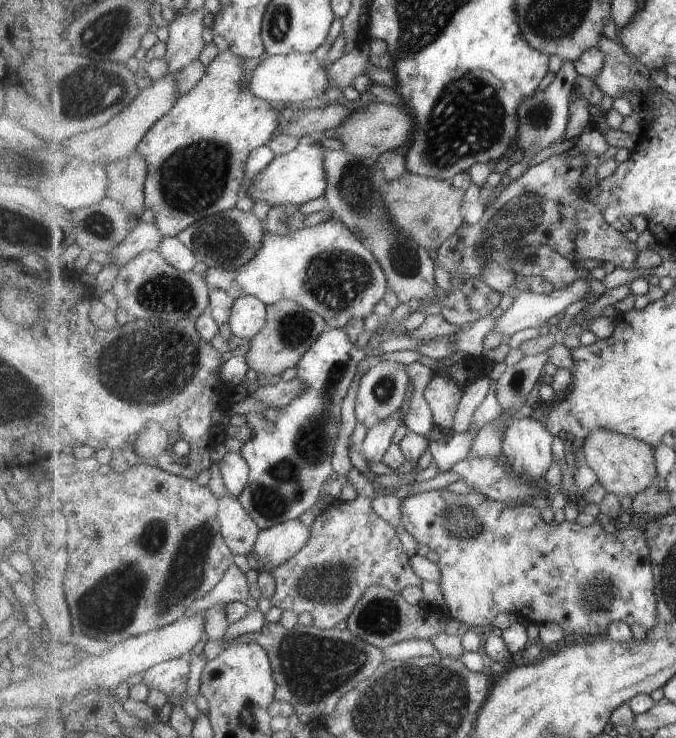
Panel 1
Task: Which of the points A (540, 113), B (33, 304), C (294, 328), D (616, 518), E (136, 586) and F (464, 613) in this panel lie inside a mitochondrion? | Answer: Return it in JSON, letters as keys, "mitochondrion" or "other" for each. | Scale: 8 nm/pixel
{"A":"mitochondrion","B":"other","C":"mitochondrion","D":"other","E":"mitochondrion","F":"other"}

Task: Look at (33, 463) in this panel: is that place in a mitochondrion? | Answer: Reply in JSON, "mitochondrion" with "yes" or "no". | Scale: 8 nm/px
{"mitochondrion":"no"}

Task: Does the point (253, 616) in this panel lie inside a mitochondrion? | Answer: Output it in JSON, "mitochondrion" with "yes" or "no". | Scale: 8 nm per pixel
{"mitochondrion":"no"}

